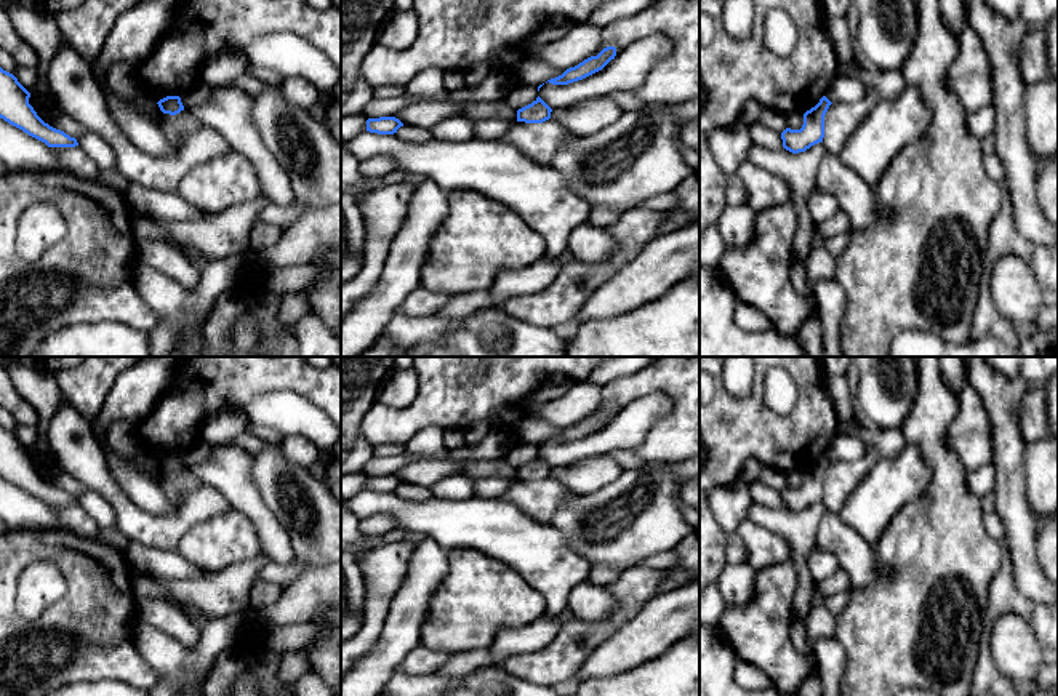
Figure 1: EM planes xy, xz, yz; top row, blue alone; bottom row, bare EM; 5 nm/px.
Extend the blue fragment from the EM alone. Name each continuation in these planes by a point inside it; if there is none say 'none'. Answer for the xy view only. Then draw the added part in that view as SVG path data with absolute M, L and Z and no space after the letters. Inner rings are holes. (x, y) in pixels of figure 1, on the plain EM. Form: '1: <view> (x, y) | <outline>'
none

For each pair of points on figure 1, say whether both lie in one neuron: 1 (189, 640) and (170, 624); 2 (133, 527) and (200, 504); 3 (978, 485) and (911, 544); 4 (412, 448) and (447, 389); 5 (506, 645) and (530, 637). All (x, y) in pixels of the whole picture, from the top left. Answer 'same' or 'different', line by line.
1: same
2: same
3: different
4: different
5: same

